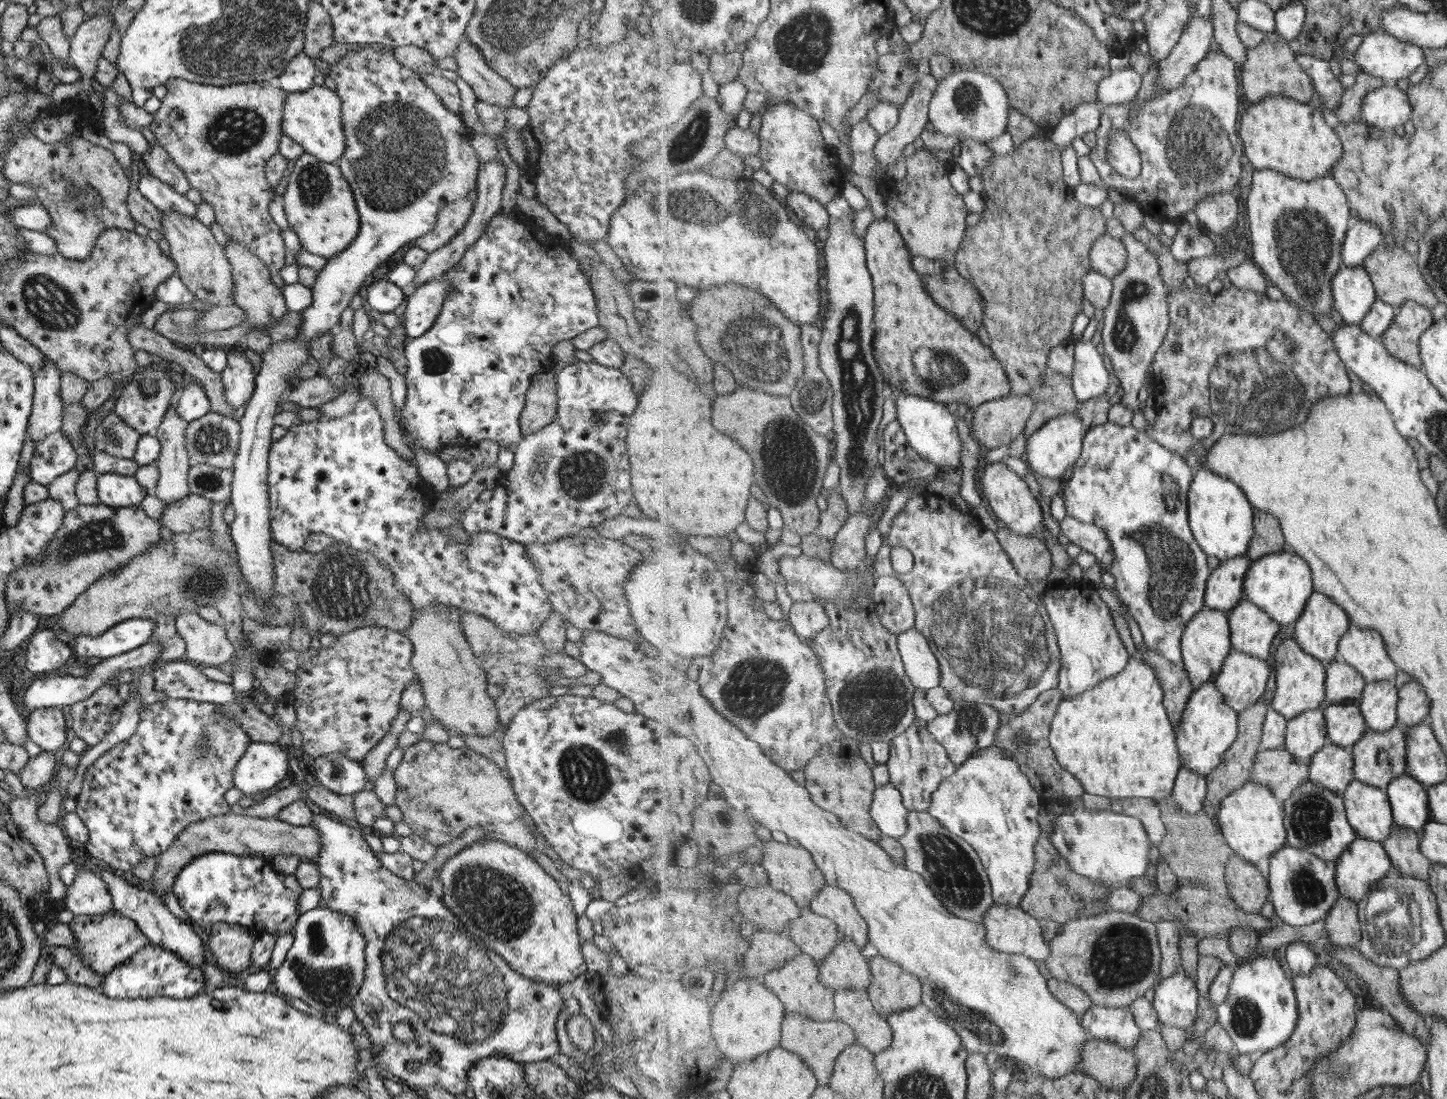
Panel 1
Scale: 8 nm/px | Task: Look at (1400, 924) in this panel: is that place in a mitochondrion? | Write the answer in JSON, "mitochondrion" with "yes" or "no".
{"mitochondrion":"yes"}

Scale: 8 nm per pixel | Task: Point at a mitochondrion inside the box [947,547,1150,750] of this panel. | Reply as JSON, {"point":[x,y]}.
{"point":[973,720]}

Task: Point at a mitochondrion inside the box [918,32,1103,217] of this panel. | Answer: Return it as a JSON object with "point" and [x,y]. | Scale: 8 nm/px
{"point":[968,98]}

